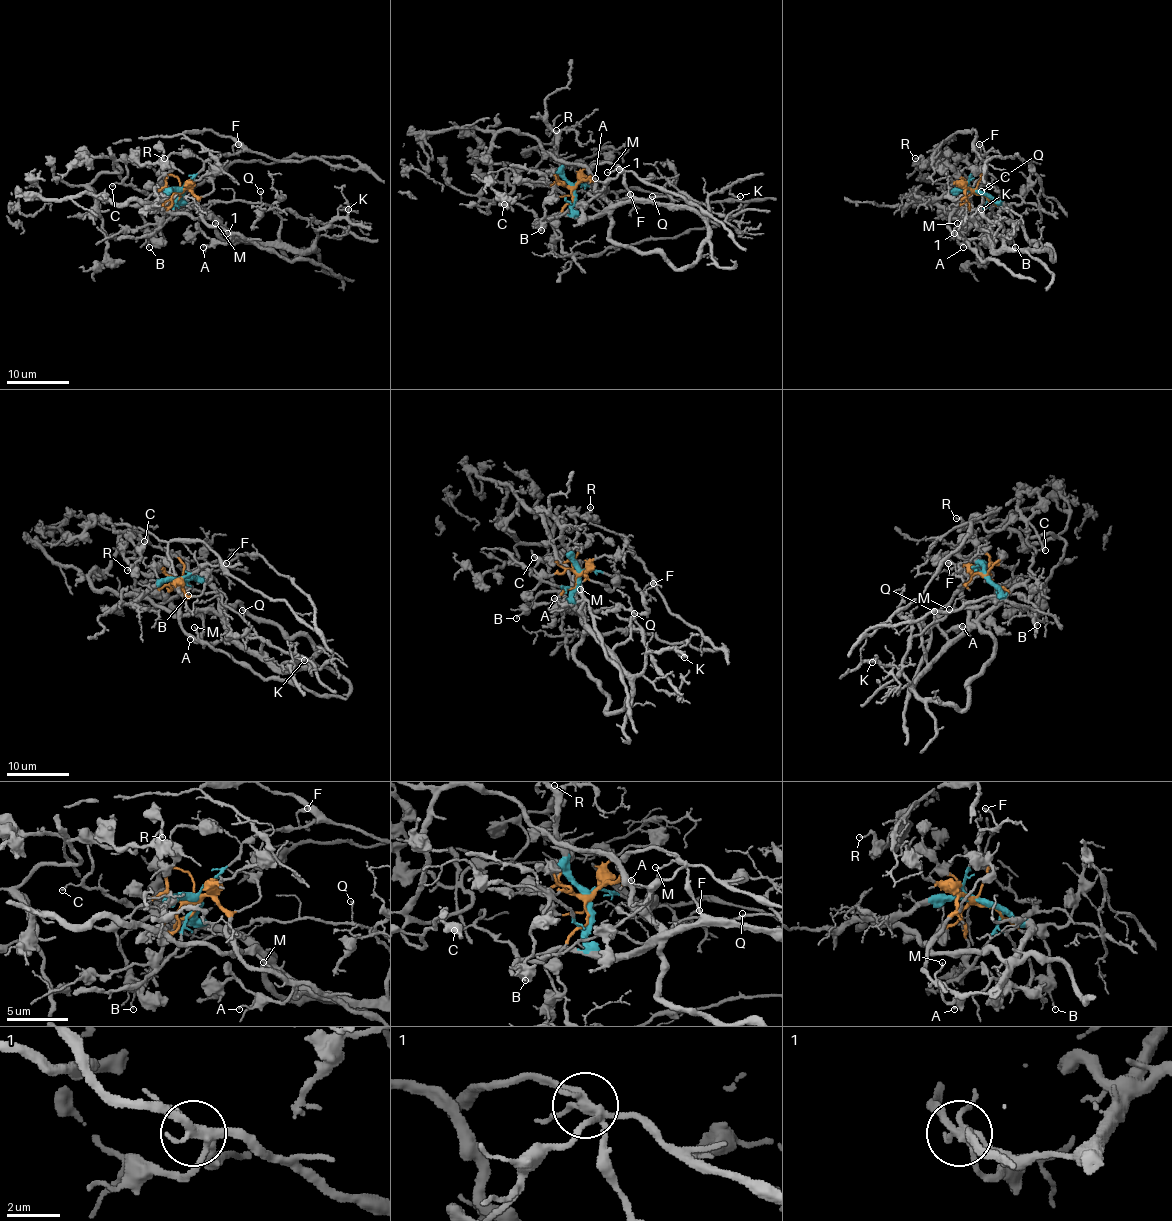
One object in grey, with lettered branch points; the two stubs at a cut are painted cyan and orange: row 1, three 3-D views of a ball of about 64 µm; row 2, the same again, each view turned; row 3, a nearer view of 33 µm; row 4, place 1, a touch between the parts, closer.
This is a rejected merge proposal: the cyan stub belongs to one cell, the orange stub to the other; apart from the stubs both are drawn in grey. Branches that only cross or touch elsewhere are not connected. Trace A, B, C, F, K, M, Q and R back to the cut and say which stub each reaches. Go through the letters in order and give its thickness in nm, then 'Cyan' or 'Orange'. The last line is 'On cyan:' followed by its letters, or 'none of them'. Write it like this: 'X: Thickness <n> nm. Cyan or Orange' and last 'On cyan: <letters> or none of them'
A: Thickness 140 nm. Orange
B: Thickness 110 nm. Orange
C: Thickness 110 nm. Cyan
F: Thickness 200 nm. Cyan
K: Thickness 110 nm. Cyan
M: Thickness 120 nm. Cyan
Q: Thickness 110 nm. Orange
R: Thickness 140 nm. Cyan
On cyan: C, F, K, M, R

